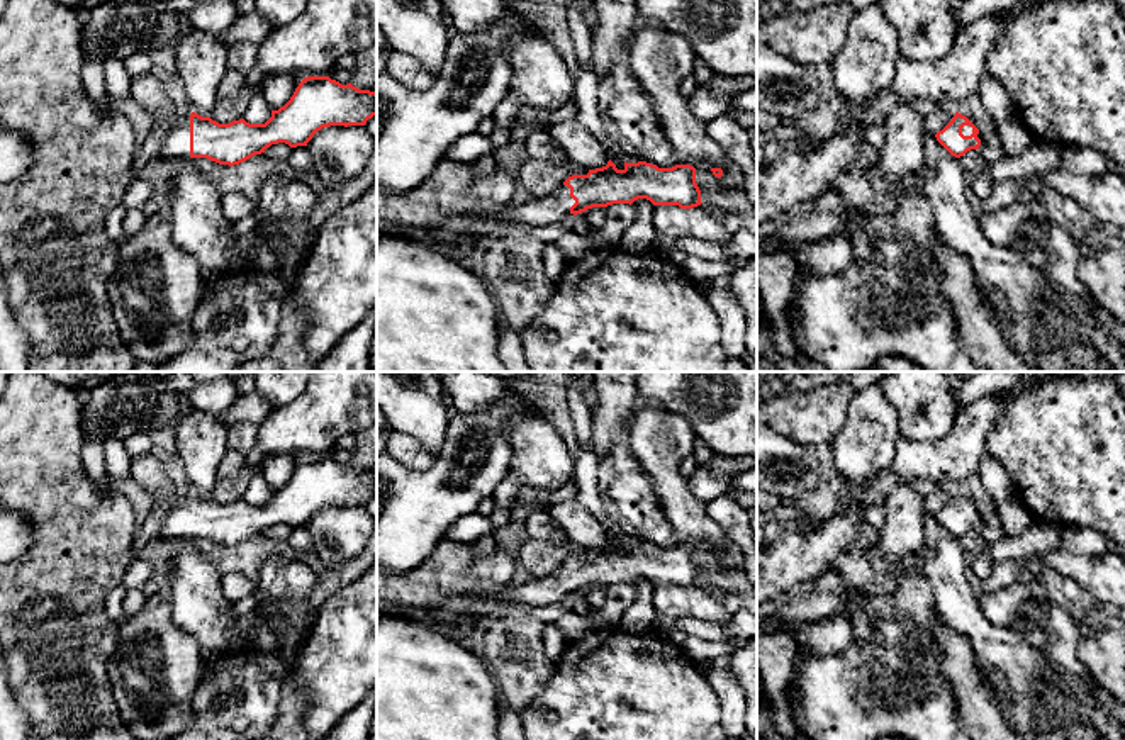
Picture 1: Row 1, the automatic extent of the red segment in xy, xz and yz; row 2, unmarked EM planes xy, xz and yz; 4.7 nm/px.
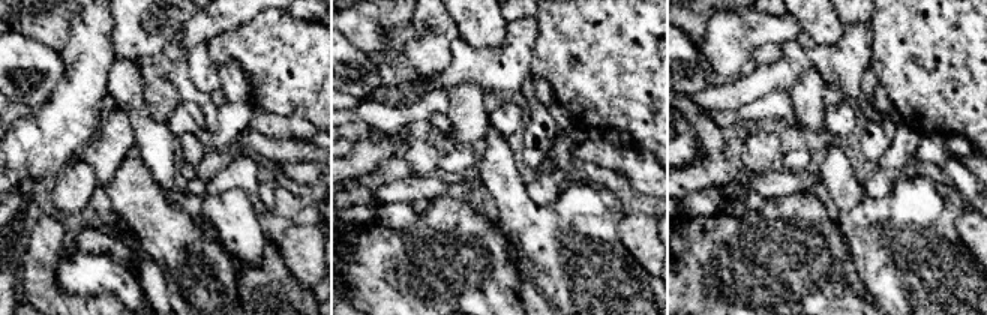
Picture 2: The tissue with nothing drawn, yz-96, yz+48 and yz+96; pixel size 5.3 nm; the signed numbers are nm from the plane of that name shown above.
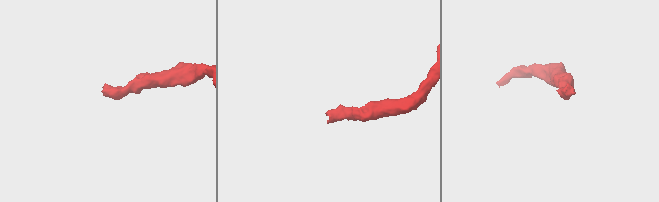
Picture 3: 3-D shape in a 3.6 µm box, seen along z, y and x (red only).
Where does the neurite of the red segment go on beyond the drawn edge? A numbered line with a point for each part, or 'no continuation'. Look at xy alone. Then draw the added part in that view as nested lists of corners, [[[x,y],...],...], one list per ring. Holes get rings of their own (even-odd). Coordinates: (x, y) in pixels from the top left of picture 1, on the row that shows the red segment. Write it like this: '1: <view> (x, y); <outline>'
1: xy (177, 143); [[[190,114],[173,124],[160,148],[160,156],[166,158],[190,158]]]

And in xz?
1: xz (469, 231); [[[567,185],[557,187],[550,195],[531,197],[519,207],[506,205],[495,214],[467,214],[448,217],[438,226],[424,231],[424,239],[441,248],[472,249],[484,246],[495,238],[506,226],[550,226],[570,214],[575,200],[570,197]]]

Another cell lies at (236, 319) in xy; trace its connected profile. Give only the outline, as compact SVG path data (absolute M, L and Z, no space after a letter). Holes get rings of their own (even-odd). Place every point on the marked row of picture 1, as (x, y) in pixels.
M248 260L239 270L205 282L192 343L156 372L234 372L249 360L268 356L288 285L283 266L261 273Z

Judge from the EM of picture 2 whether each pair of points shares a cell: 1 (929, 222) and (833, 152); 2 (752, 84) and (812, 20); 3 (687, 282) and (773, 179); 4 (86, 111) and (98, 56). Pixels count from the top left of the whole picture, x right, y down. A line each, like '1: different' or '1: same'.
1: same
2: different
3: different
4: same

